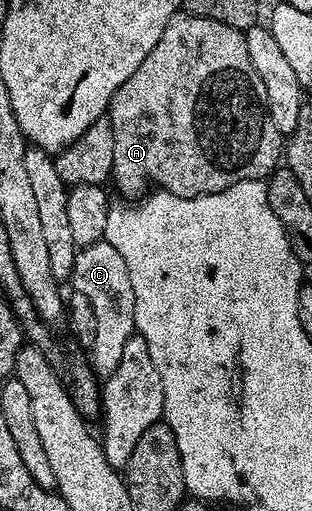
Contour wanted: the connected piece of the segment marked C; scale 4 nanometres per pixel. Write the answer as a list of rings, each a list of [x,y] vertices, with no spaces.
[[[105,240],[82,246],[75,254],[69,285],[74,292],[85,295],[89,307],[93,307],[95,334],[93,347],[89,350],[89,364],[100,378],[105,379],[115,370],[117,363],[121,363],[121,350],[135,333],[133,283],[129,283],[125,259],[121,259],[121,254]]]

